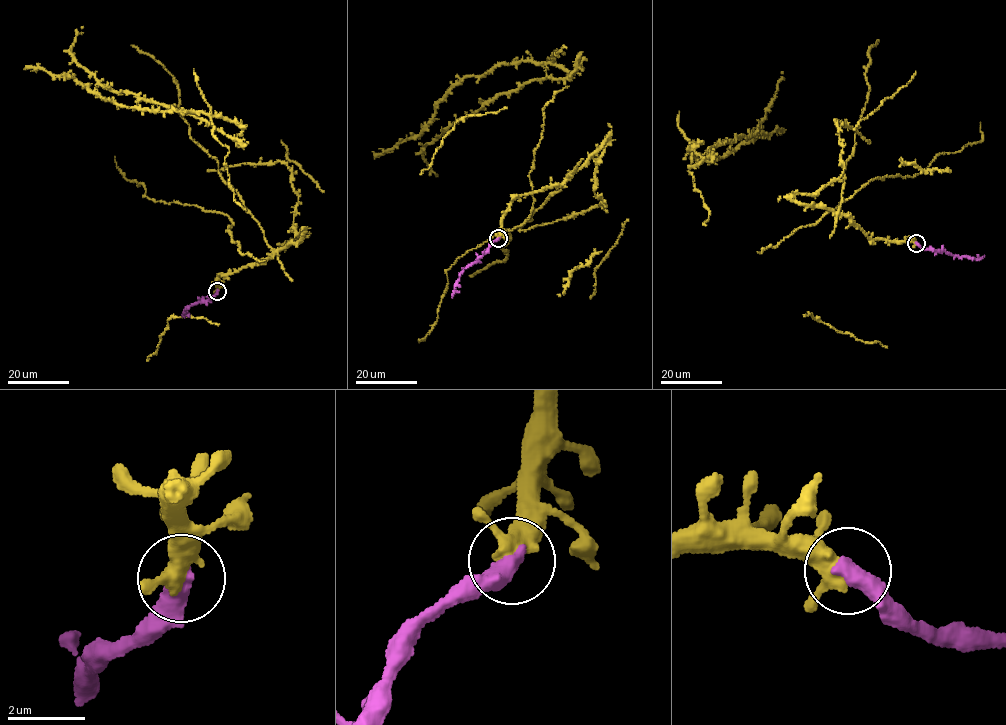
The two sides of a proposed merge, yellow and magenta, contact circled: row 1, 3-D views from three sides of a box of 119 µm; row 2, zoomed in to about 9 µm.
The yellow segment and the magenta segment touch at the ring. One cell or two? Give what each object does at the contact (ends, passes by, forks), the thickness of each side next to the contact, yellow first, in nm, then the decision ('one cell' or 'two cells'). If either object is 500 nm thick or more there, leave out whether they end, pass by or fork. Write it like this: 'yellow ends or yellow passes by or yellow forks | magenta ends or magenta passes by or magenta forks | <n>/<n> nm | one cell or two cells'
340/550 nm | one cell

